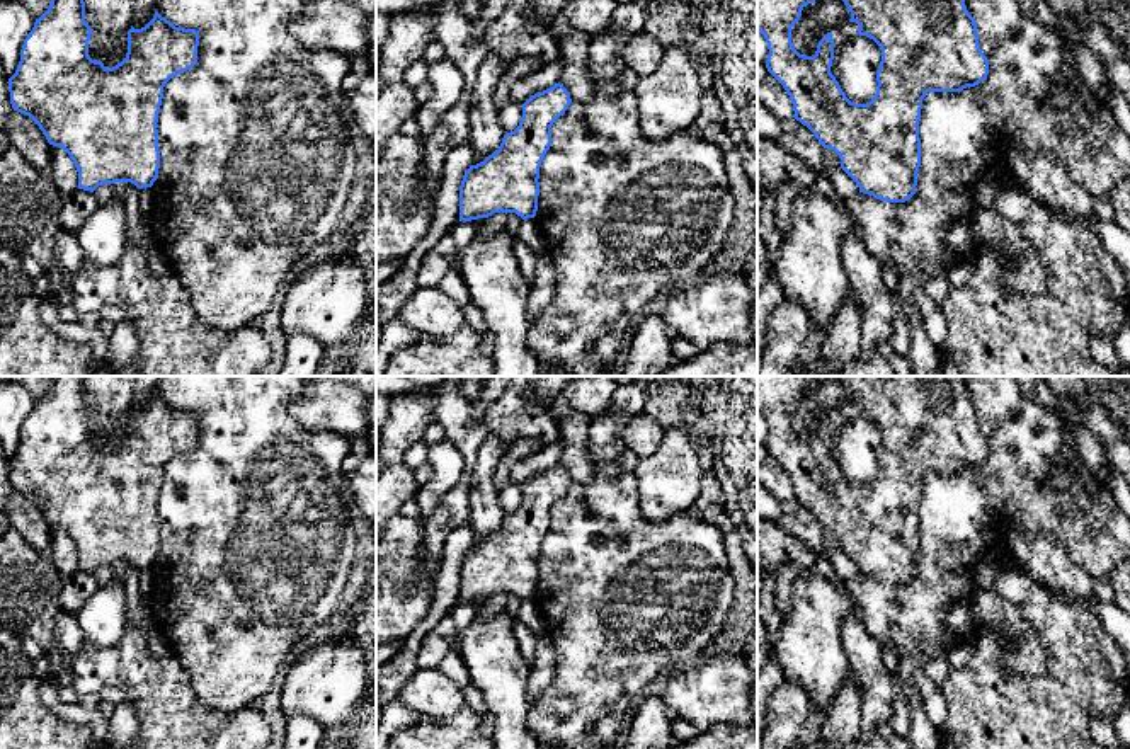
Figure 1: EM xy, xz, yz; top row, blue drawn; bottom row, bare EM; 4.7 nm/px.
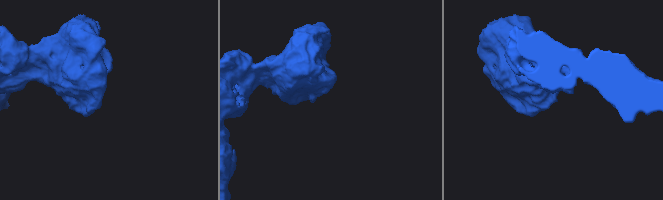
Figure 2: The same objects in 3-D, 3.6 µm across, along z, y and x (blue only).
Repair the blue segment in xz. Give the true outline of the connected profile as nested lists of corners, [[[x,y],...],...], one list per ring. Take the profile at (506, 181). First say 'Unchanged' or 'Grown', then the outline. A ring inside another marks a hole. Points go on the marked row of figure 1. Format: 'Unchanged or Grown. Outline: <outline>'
Unchanged. Outline: [[[563,83],[531,95],[522,104],[519,126],[483,162],[470,165],[459,186],[459,221],[516,213],[534,218],[539,167],[551,146],[551,126],[572,99]]]

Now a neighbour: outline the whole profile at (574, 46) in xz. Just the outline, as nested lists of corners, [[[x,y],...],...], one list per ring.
[[[574,29],[556,39],[556,49],[562,58],[560,83],[572,100],[585,100],[594,90],[596,82],[587,70],[591,43],[592,36]]]

